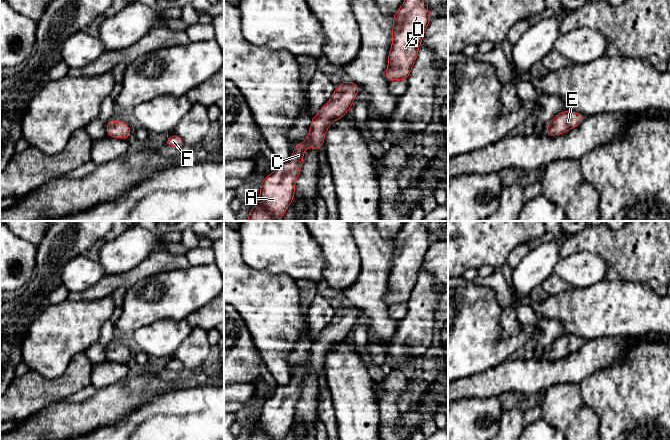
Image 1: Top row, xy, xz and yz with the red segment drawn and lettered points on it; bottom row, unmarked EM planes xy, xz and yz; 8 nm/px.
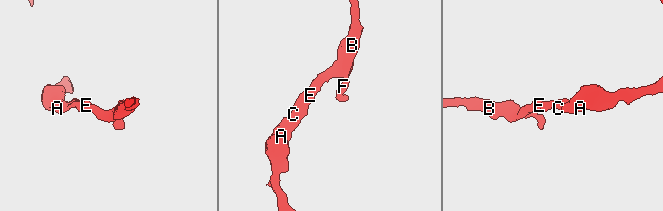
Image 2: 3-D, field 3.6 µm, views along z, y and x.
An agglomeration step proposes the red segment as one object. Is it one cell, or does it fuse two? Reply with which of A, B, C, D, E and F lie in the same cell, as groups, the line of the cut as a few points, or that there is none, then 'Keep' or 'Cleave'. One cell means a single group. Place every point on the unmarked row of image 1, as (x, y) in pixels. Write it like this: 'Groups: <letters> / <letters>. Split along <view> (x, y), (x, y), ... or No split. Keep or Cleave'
Groups: A B C D E F. No split. Keep

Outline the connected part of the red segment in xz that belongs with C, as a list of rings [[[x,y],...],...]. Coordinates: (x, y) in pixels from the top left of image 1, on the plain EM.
[[[349,304],[337,310],[331,323],[324,328],[318,339],[312,340],[309,358],[299,367],[288,385],[278,386],[272,398],[266,399],[260,412],[257,429],[248,440],[284,440],[295,417],[295,407],[301,397],[304,375],[308,371],[319,374],[324,370],[326,354],[334,344],[344,341],[351,333],[360,311]]]

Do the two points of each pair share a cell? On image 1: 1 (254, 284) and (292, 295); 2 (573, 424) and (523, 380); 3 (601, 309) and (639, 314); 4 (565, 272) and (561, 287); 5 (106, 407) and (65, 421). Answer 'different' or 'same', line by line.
1: same
2: different
3: same
4: different
5: same

